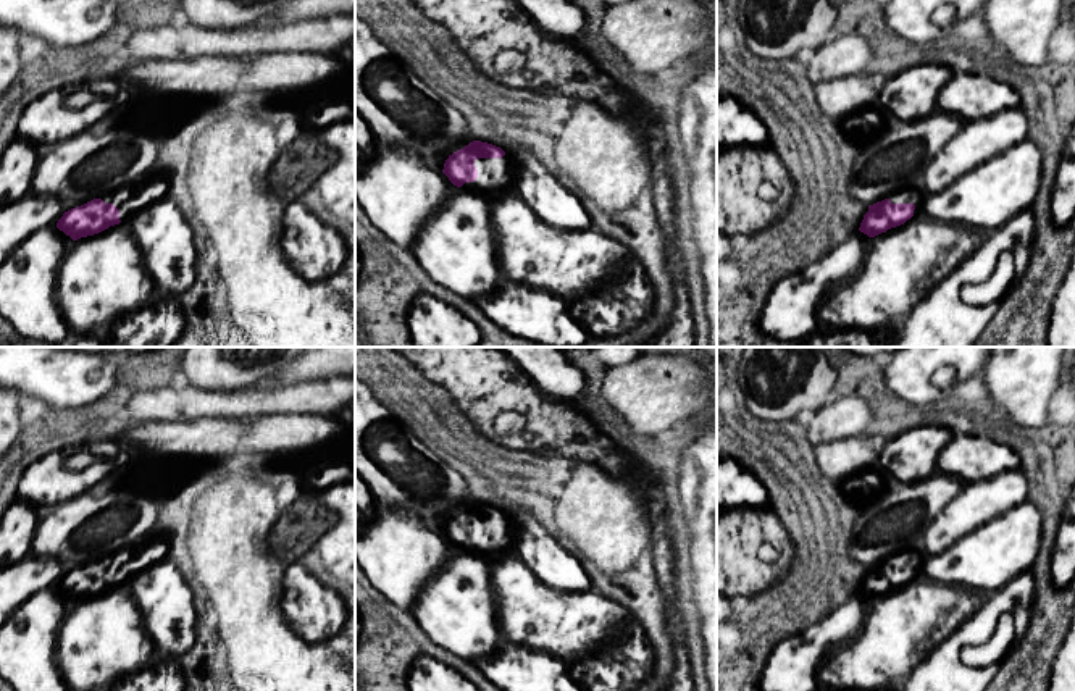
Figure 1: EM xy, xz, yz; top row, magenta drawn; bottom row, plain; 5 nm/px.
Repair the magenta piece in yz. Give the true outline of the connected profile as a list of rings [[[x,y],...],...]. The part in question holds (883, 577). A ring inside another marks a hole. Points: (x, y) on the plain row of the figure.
[[[917,549],[893,554],[888,560],[868,567],[868,573],[864,576],[859,593],[868,599],[875,599],[891,589],[904,586],[920,575],[923,559]]]

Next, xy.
[[[148,534],[115,555],[107,555],[65,573],[56,589],[73,602],[98,596],[110,588],[124,584],[142,568],[165,559],[168,549],[168,536]]]

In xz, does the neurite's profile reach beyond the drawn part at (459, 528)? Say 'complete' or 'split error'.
split error

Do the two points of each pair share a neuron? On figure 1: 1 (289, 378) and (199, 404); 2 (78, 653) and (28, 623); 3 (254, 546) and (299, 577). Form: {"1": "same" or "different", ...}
{"1": "different", "2": "different", "3": "different"}

